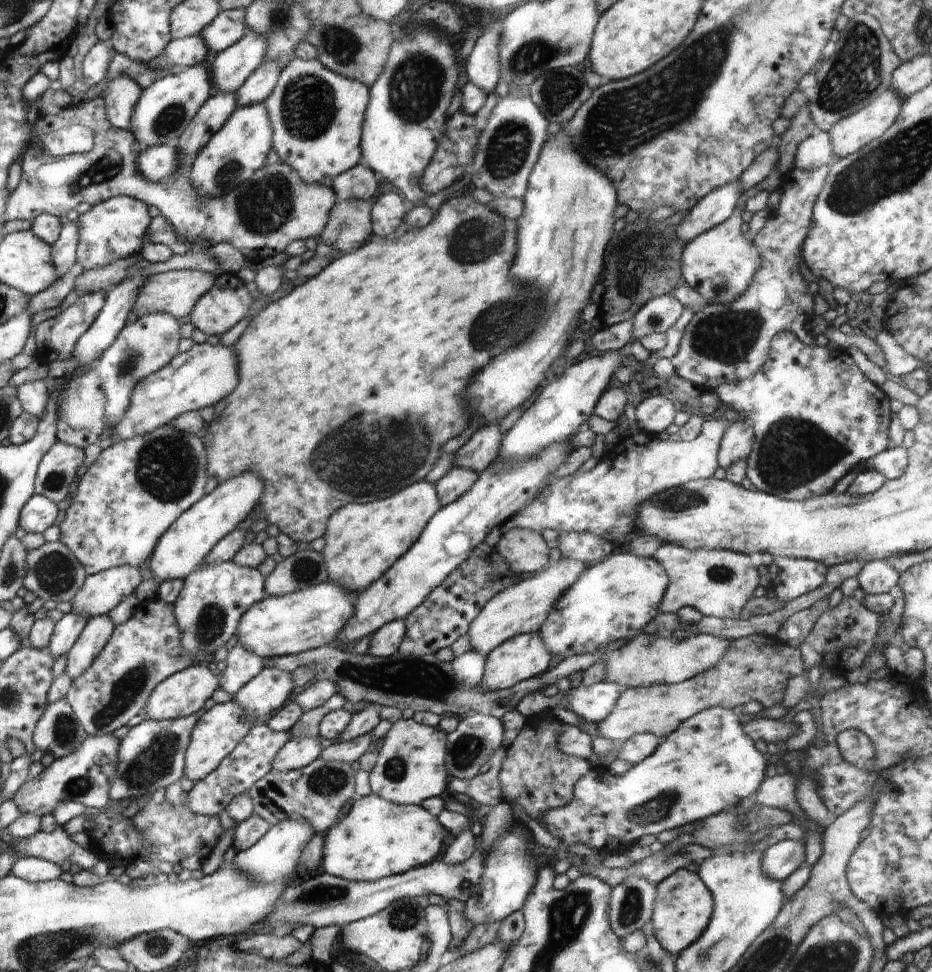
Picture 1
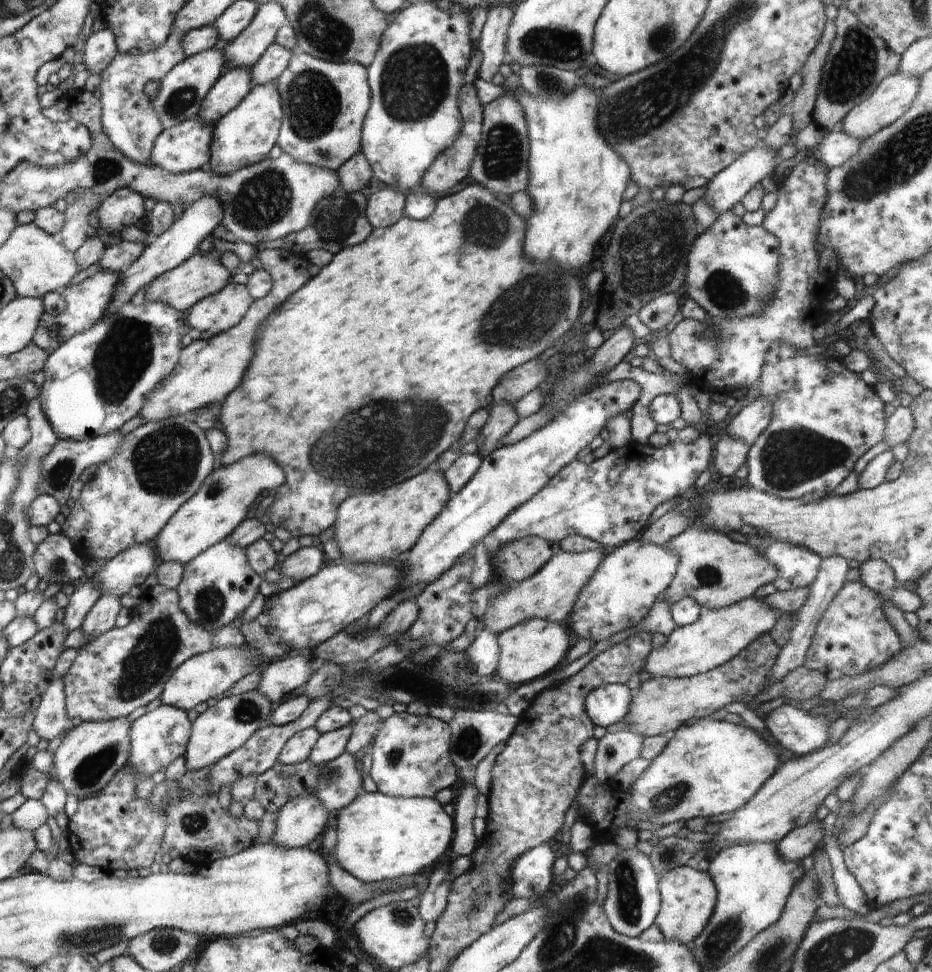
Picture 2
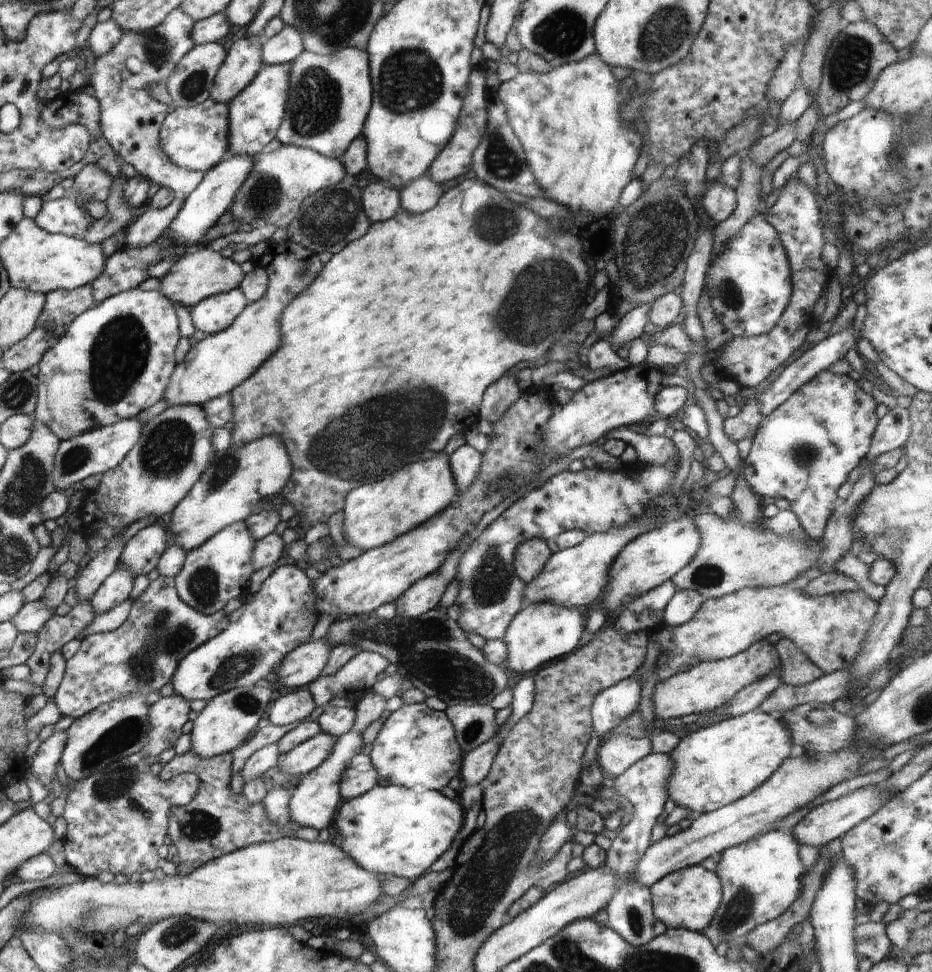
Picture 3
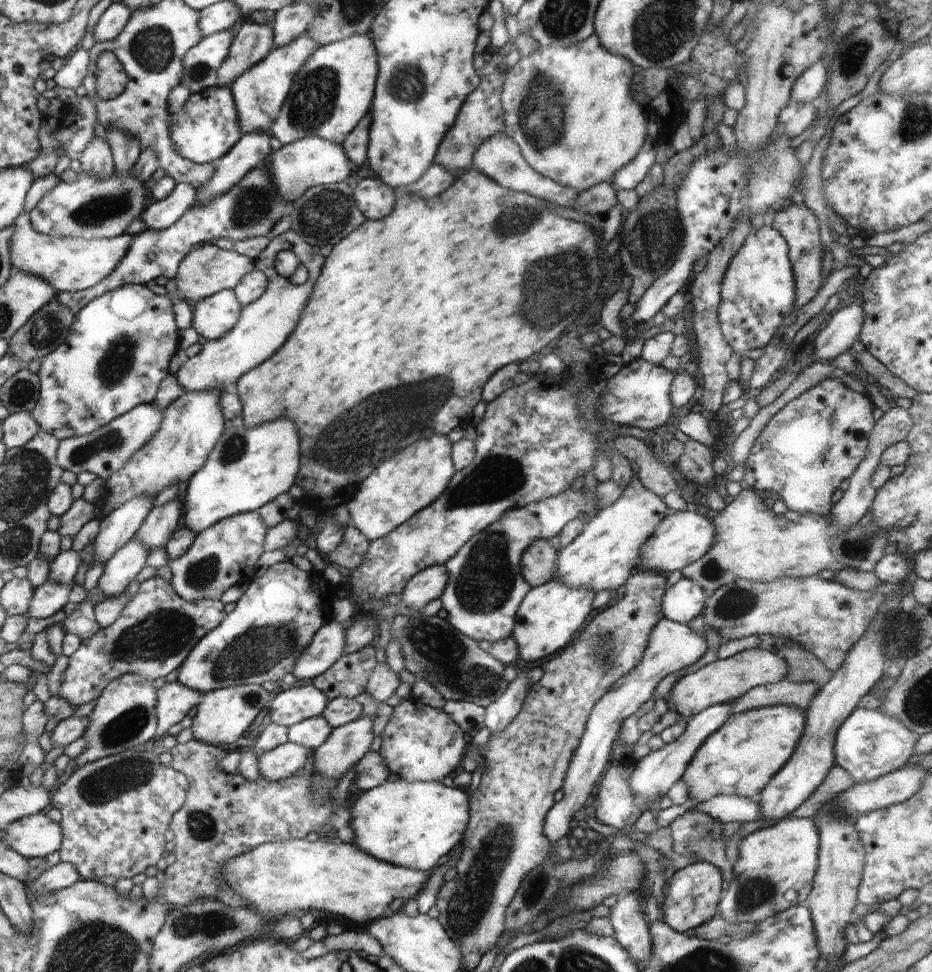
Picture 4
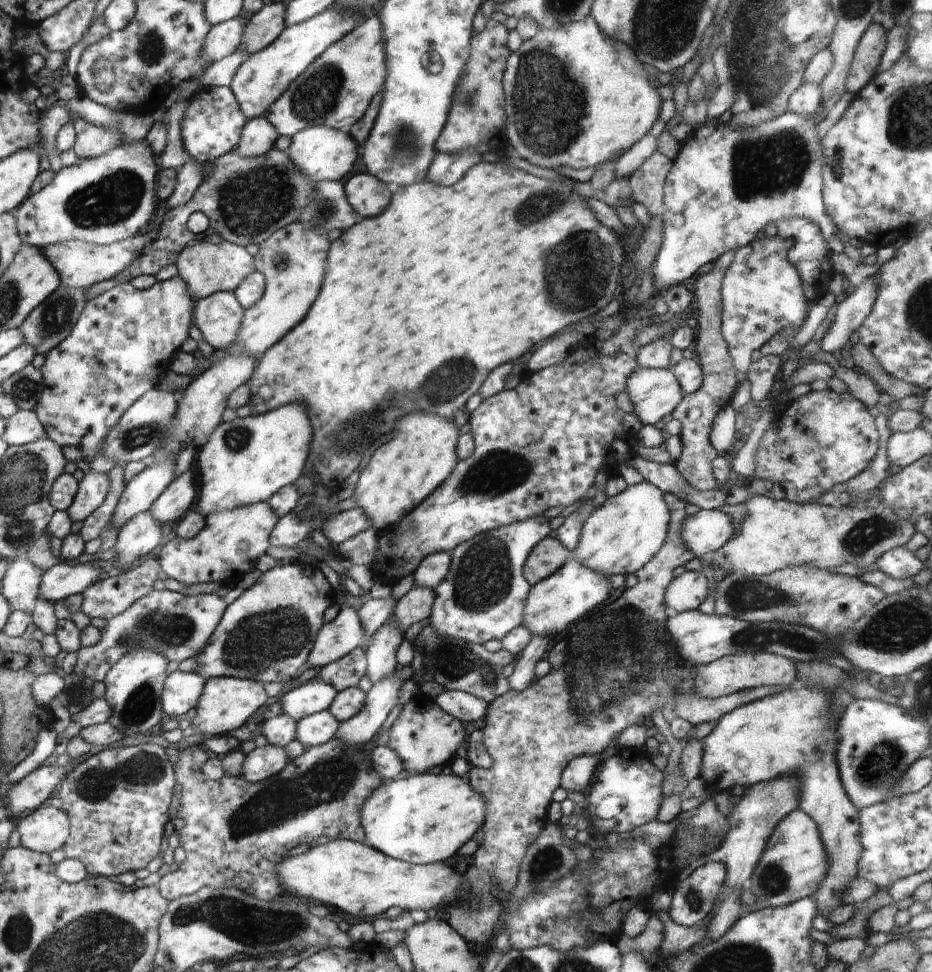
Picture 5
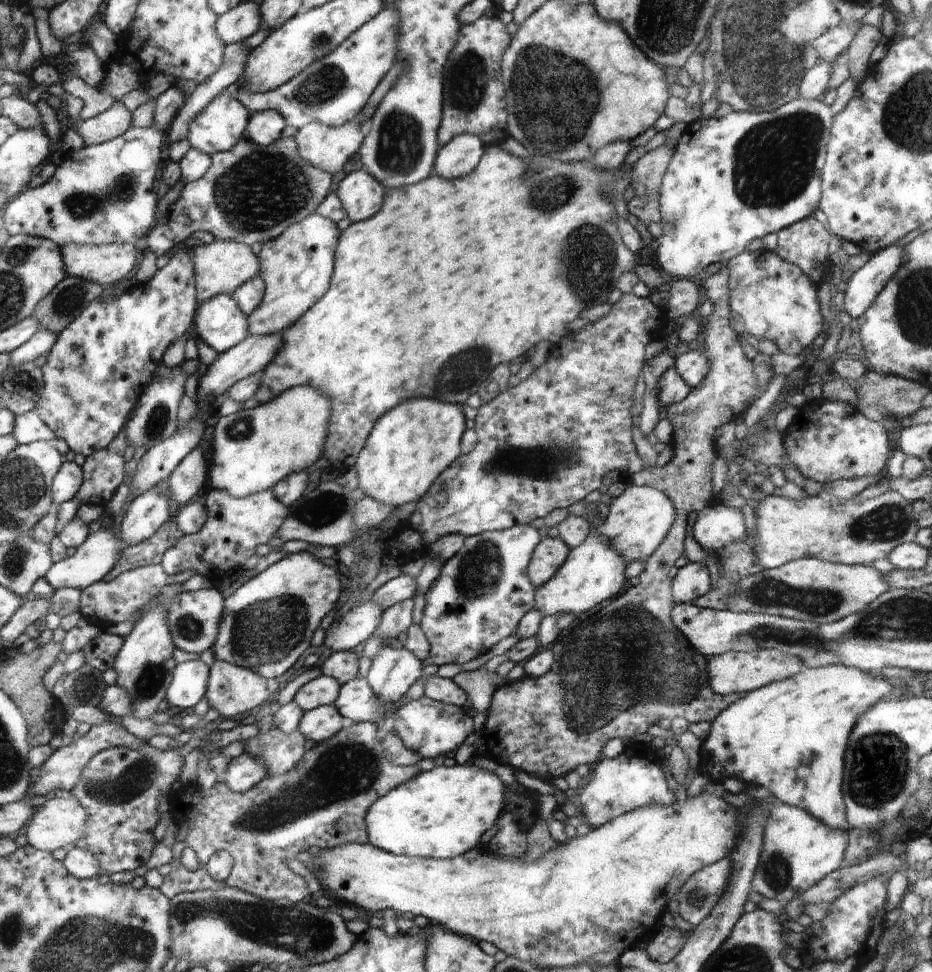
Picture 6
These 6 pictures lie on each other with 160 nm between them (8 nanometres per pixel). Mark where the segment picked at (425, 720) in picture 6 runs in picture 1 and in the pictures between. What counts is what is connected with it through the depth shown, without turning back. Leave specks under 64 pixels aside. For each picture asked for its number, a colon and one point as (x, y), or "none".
1: (410, 768)
2: (410, 754)
3: (416, 748)
4: (421, 743)
5: (424, 736)

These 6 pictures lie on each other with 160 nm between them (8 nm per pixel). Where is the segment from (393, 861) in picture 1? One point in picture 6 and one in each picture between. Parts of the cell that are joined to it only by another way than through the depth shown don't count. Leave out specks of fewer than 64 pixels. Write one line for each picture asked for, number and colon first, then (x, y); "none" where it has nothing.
2: (380, 837)
3: (391, 830)
4: (413, 824)
5: (424, 818)
6: (441, 813)

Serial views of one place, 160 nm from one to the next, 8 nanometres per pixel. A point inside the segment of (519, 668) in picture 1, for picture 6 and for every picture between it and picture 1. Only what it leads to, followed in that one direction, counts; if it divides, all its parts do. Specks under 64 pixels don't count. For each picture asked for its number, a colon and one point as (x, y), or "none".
2: (530, 650)
3: (541, 632)
4: (550, 614)
5: (553, 604)
6: (593, 572)

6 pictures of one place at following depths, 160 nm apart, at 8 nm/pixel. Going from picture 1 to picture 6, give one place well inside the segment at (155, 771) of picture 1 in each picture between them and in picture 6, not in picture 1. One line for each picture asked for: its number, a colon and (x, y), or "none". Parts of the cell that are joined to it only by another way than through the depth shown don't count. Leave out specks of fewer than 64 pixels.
2: (159, 737)
3: (168, 715)
4: (175, 700)
5: (182, 691)
6: (189, 686)

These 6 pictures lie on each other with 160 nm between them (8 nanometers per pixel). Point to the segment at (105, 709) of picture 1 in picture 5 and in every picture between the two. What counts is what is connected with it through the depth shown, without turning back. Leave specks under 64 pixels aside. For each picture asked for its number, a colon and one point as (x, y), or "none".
2: (127, 667)
3: (142, 655)
4: (157, 630)
5: (178, 626)

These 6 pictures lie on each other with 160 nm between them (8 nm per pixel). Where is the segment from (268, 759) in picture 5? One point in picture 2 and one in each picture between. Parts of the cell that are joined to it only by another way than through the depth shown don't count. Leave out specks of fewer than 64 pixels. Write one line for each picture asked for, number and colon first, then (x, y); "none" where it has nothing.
2: (328, 747)
3: (306, 757)
4: (288, 759)

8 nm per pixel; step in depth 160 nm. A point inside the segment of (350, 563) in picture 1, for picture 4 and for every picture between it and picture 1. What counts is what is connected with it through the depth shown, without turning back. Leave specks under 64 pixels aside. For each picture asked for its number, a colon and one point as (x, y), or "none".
2: (380, 528)
3: (374, 514)
4: (414, 478)

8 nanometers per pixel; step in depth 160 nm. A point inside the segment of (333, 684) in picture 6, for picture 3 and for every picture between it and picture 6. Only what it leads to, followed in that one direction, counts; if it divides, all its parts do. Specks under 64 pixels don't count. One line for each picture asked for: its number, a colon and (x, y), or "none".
3: (295, 706)
4: (288, 708)
5: (315, 696)

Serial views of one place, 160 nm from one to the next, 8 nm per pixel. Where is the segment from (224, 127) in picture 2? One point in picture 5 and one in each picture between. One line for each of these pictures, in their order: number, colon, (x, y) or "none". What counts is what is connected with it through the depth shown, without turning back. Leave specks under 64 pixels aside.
3: (255, 114)
4: (259, 93)
5: (259, 80)

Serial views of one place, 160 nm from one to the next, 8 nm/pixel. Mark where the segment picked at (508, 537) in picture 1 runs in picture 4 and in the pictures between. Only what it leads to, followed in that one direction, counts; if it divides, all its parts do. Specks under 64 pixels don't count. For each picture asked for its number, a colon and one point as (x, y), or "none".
2: (520, 559)
3: (531, 556)
4: (538, 565)

